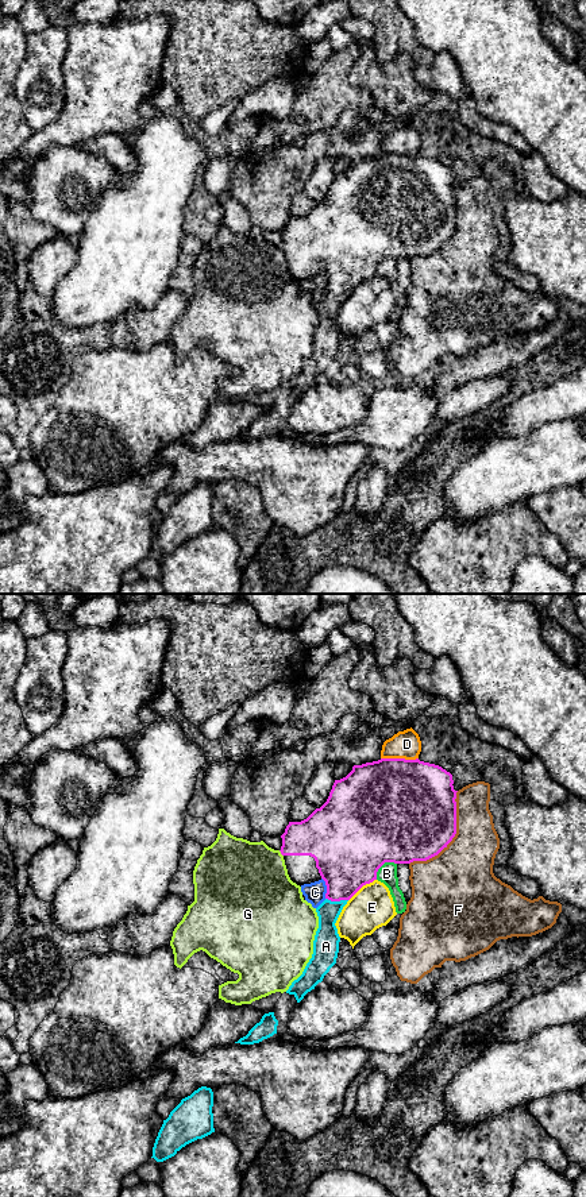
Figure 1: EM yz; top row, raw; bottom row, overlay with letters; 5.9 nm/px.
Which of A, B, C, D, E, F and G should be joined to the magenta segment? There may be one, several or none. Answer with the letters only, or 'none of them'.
A

